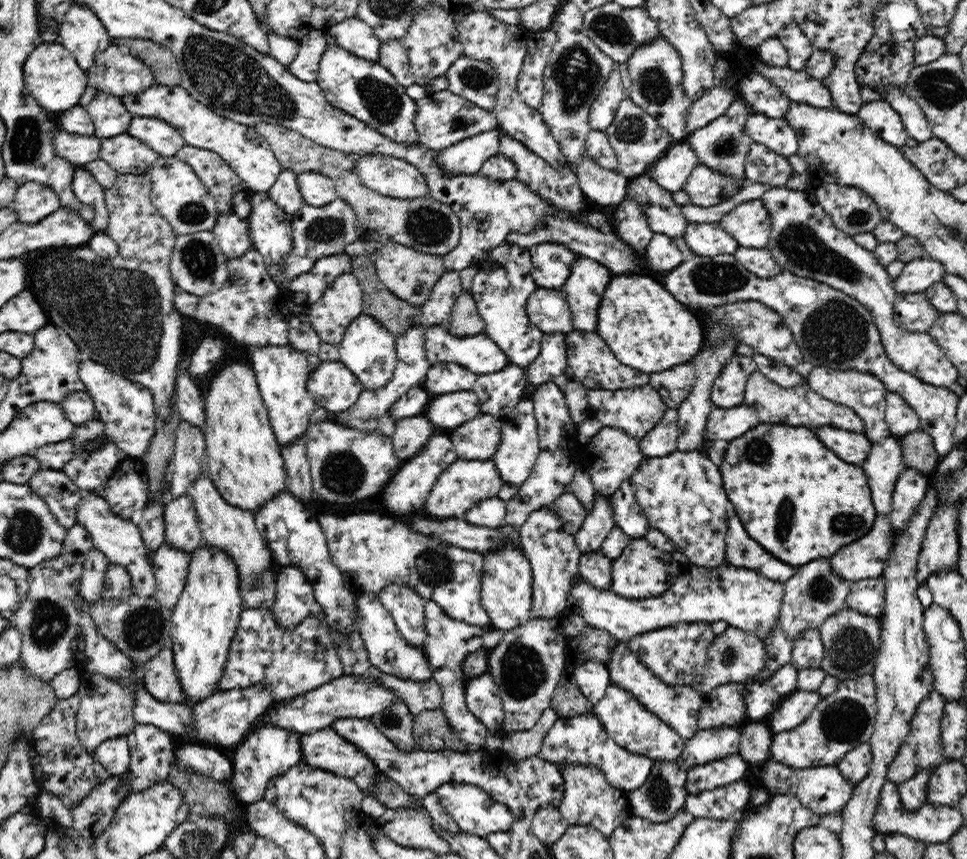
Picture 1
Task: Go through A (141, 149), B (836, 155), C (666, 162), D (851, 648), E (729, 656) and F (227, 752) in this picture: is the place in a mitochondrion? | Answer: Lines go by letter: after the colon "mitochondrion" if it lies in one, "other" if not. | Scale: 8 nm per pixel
A: other
B: other
C: other
D: mitochondrion
E: other
F: other

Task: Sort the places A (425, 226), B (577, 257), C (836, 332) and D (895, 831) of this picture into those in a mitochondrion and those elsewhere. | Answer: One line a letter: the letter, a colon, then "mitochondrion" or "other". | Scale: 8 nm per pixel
A: mitochondrion
B: other
C: mitochondrion
D: other

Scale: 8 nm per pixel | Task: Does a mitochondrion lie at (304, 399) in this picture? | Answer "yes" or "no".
no

